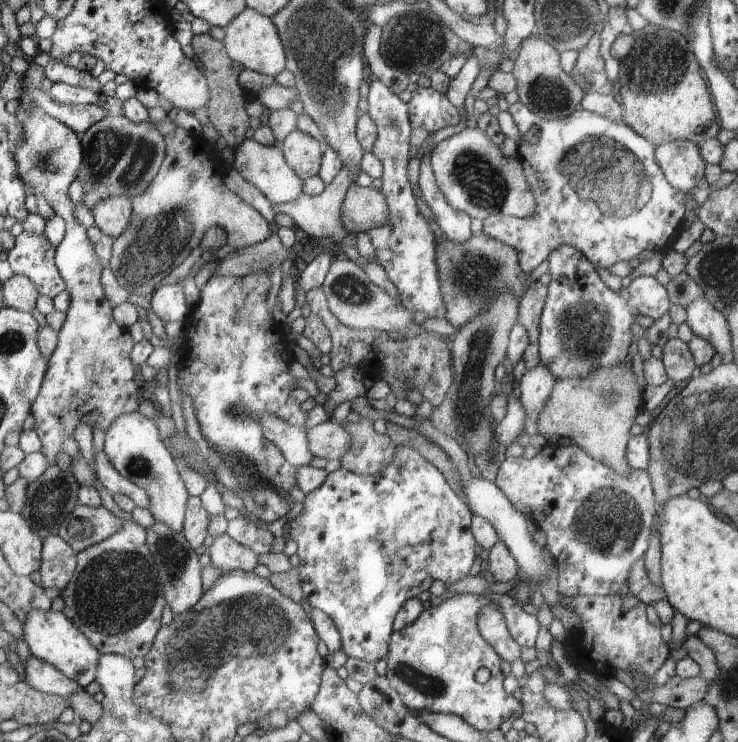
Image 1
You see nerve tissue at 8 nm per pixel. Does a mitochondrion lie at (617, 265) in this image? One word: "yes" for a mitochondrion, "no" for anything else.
no

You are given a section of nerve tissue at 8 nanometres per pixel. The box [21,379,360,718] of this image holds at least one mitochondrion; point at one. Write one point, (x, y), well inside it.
(255, 624)

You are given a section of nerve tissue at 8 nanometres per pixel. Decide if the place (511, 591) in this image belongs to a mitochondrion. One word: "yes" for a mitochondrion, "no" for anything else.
no

